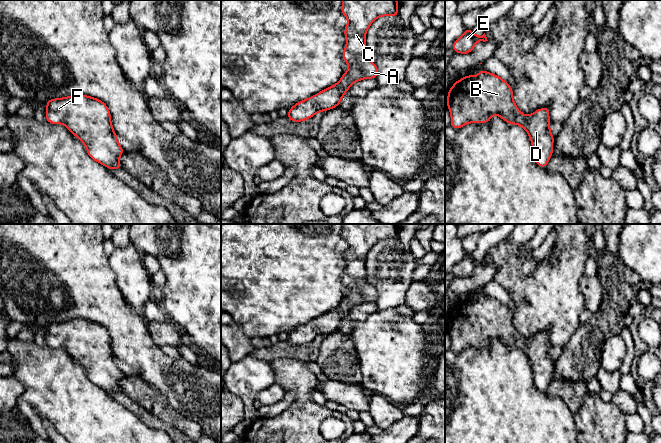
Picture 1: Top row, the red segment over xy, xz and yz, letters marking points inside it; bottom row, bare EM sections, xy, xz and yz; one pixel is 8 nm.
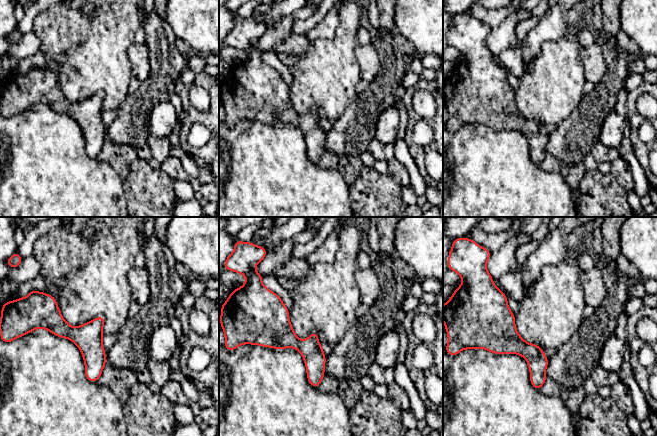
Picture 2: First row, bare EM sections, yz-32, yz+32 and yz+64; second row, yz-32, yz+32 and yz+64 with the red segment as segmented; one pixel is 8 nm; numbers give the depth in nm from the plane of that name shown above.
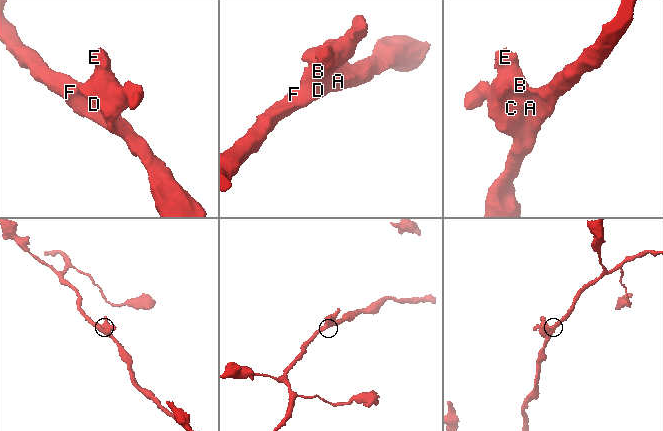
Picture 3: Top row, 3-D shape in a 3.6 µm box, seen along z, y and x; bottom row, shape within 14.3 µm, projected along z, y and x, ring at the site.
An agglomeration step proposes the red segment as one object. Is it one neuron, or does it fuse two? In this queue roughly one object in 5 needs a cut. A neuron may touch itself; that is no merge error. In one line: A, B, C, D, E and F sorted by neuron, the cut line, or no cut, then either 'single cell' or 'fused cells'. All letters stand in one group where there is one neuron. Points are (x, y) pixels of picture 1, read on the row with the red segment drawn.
A B C D E F | no cut | single cell

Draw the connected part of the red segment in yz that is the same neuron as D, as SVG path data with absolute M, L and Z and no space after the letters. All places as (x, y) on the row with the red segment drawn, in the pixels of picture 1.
M480 70L473 77L467 74L448 90L446 105L451 114L450 125L460 129L468 123L489 123L496 114L509 124L523 127L531 140L534 160L546 168L553 155L555 137L550 131L549 107L531 115L520 112L513 100L512 87L496 74Z

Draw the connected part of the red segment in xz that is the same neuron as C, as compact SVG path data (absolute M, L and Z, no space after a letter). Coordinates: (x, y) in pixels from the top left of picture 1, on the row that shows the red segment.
M343 0L341 13L348 19L344 28L347 43L343 60L349 68L335 85L289 108L287 118L301 122L320 111L338 107L353 83L366 78L375 79L379 71L377 65L366 58L366 32L371 23L381 16L398 17L398 10L397 0Z

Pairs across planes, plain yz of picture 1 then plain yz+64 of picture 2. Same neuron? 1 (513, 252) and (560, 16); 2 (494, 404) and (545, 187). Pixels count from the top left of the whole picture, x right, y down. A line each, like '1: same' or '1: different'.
1: different
2: same

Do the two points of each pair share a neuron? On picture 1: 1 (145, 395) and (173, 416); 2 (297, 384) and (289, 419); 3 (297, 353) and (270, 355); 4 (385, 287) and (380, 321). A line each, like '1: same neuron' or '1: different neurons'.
1: same neuron
2: same neuron
3: same neuron
4: different neurons

